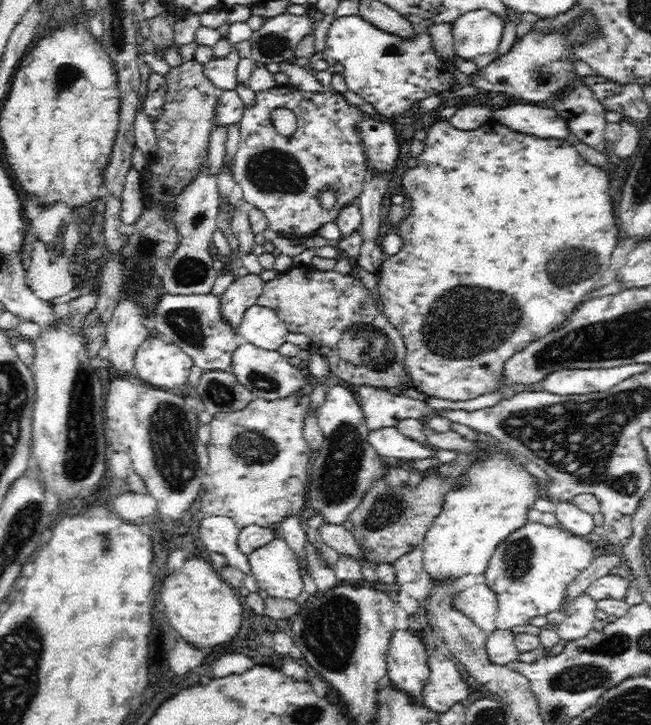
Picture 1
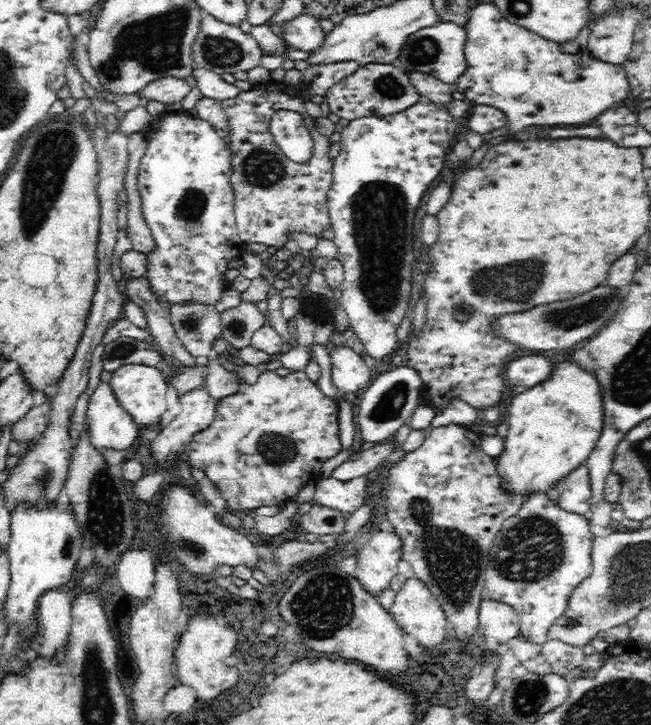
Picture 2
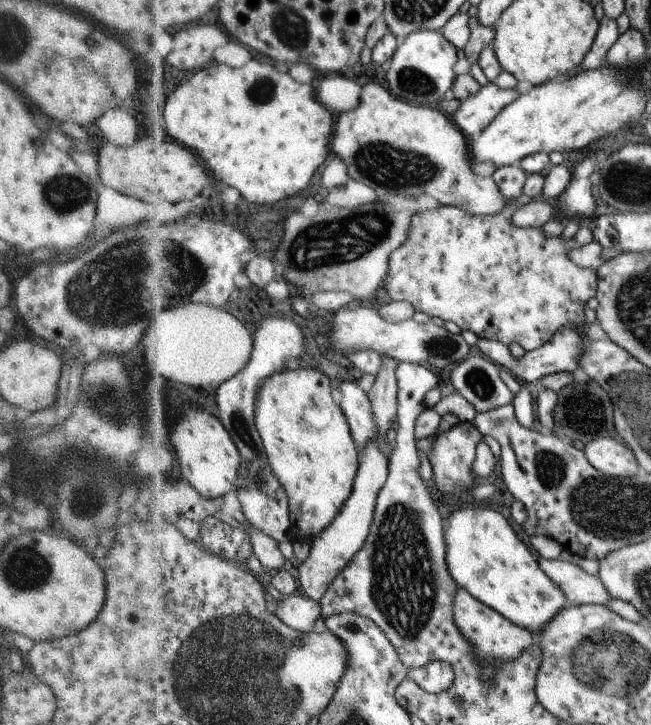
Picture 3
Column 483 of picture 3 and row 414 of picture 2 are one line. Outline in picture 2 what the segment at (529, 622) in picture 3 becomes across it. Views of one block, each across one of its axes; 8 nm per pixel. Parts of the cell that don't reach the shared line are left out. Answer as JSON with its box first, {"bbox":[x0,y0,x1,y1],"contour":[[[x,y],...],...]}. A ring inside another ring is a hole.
{"bbox":[494,360,603,499],"contour":[[[558,360],[550,378],[534,388],[512,398],[508,411],[508,436],[503,450],[494,457],[495,472],[501,476],[501,488],[507,494],[526,499],[530,494],[544,494],[554,488],[562,478],[586,462],[595,447],[603,427],[603,402],[595,374],[582,370],[573,360]]]}

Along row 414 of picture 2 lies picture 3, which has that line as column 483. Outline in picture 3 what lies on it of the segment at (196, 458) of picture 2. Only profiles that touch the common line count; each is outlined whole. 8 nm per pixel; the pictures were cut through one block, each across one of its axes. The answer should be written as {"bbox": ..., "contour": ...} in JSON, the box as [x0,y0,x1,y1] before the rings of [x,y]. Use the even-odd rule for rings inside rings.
{"bbox":[386,199,599,351],"contour":[[[510,199],[503,211],[493,215],[473,215],[469,211],[465,211],[460,207],[449,207],[440,205],[435,209],[427,209],[426,211],[418,211],[411,220],[411,229],[408,238],[391,254],[390,272],[386,278],[386,292],[388,296],[394,300],[408,300],[414,306],[417,315],[425,315],[428,319],[438,316],[441,320],[452,321],[461,330],[470,330],[481,339],[496,339],[498,342],[505,344],[507,347],[513,342],[517,342],[526,351],[539,349],[547,344],[556,333],[559,332],[561,326],[574,325],[577,329],[581,329],[585,322],[584,306],[595,297],[598,292],[599,276],[597,270],[585,268],[572,263],[568,257],[568,250],[580,247],[579,242],[573,237],[570,240],[560,236],[549,237],[540,227],[519,227],[512,221],[511,217],[519,210],[516,206],[516,200]]]}

